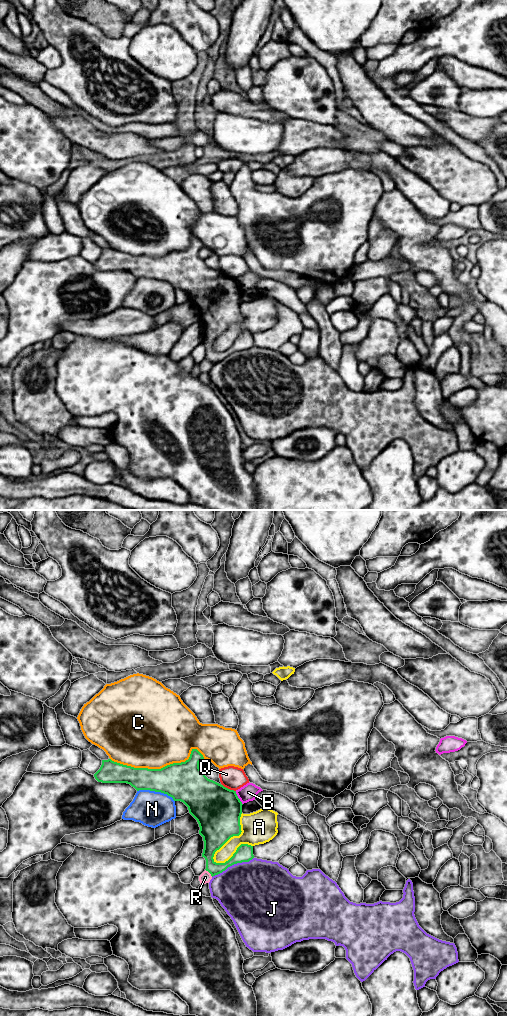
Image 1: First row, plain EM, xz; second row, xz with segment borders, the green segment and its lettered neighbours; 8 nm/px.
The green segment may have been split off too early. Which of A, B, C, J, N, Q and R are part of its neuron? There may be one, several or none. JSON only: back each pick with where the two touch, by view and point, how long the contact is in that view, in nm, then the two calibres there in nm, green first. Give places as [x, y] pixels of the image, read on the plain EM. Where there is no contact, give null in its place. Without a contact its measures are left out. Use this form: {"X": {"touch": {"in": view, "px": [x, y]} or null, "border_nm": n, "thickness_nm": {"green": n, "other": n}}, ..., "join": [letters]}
{"join": []}

